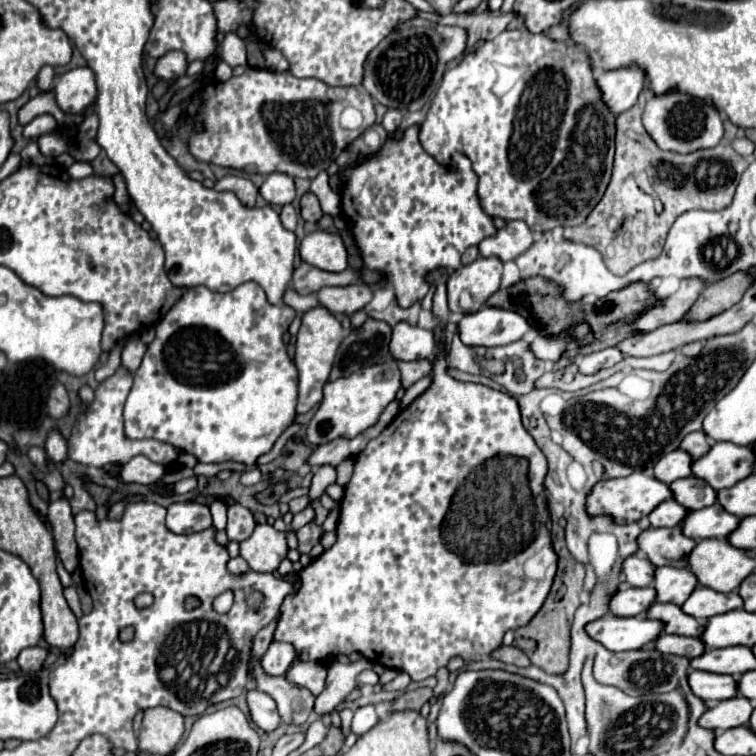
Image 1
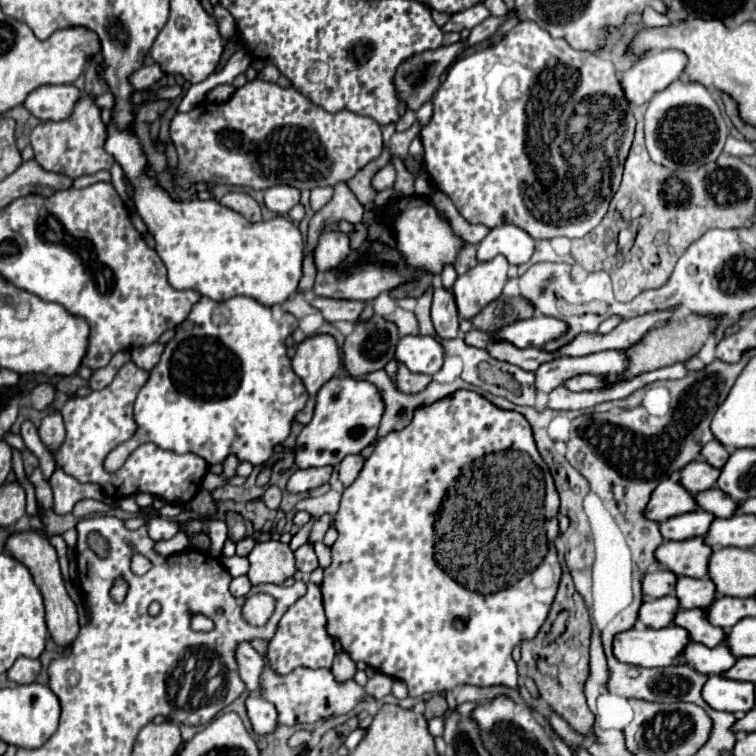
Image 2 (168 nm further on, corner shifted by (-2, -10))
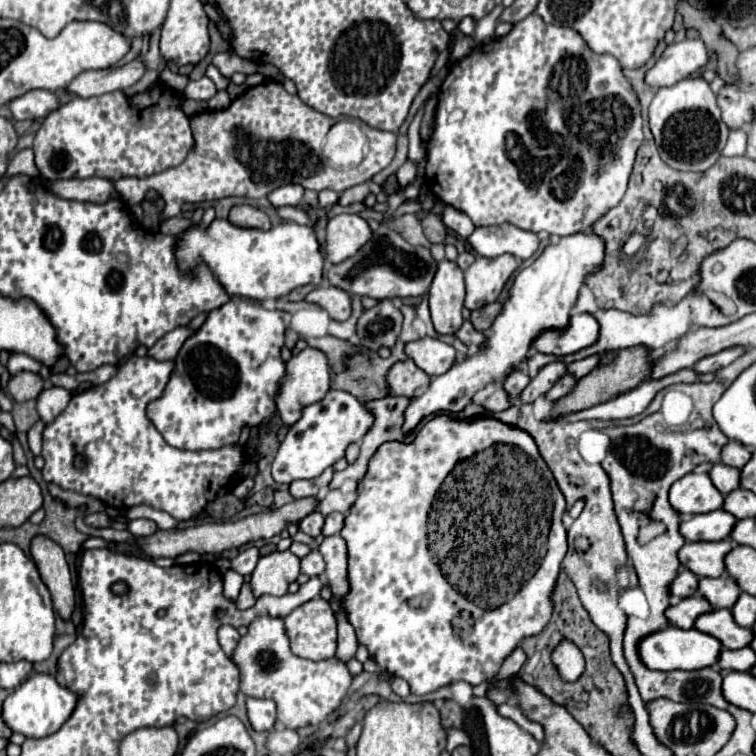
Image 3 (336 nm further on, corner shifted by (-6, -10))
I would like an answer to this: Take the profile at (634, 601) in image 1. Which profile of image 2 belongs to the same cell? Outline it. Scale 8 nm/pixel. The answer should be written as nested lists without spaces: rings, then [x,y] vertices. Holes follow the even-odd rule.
[[[664,596],[656,600],[644,600],[638,618],[650,628],[666,628],[674,622],[678,610],[678,600],[674,600],[674,596]]]

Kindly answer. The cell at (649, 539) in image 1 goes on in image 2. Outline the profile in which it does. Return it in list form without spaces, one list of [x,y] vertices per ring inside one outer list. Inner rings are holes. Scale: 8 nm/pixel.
[[[690,538],[682,542],[664,542],[656,550],[656,558],[660,564],[668,566],[678,576],[704,578],[708,574],[708,560],[712,548],[704,542],[704,538]]]

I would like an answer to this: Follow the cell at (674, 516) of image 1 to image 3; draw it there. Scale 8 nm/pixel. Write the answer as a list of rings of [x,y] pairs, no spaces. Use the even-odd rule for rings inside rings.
[[[720,508],[720,510],[708,512],[708,514],[694,514],[694,516],[682,518],[680,534],[686,538],[686,542],[724,540],[724,538],[728,538],[734,522],[736,522],[736,518]]]

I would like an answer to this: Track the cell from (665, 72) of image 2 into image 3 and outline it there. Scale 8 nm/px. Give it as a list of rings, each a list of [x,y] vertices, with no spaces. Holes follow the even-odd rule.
[[[682,40],[668,44],[656,64],[646,72],[646,84],[652,90],[674,86],[706,66],[706,46],[702,40]]]

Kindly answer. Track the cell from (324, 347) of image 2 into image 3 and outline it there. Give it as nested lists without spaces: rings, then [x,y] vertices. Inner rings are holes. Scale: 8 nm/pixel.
[[[304,348],[296,356],[286,362],[288,376],[282,380],[282,388],[278,394],[278,416],[286,426],[296,424],[302,418],[302,410],[326,396],[330,390],[330,362],[322,350]]]

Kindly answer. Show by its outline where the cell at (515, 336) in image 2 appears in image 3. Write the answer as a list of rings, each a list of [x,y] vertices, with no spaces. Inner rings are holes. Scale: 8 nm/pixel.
[[[574,314],[566,328],[548,328],[534,338],[532,348],[544,354],[564,356],[578,352],[598,338],[598,322],[590,314]]]

